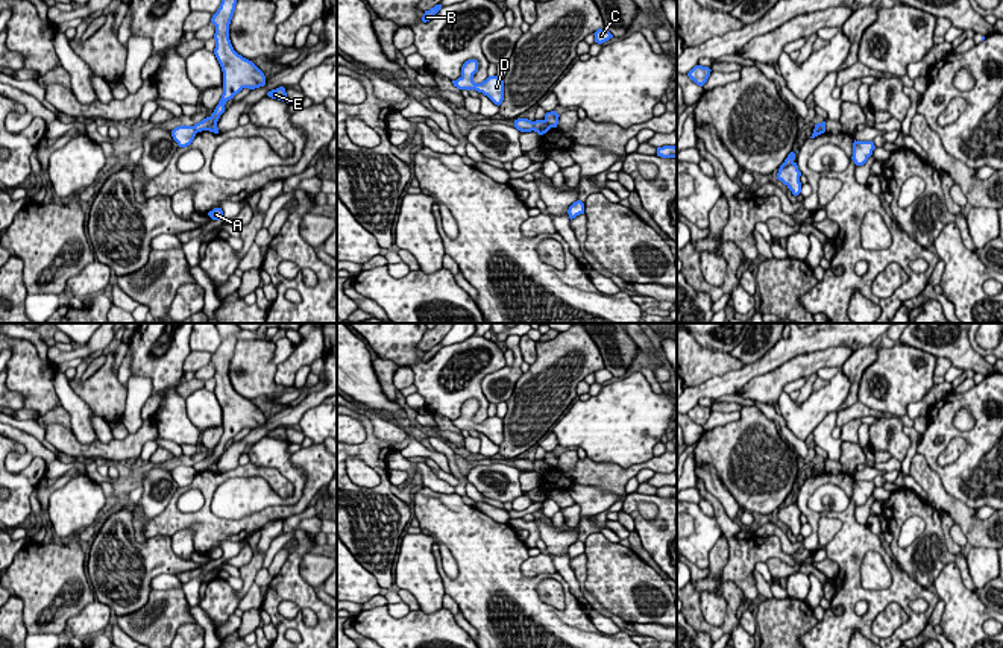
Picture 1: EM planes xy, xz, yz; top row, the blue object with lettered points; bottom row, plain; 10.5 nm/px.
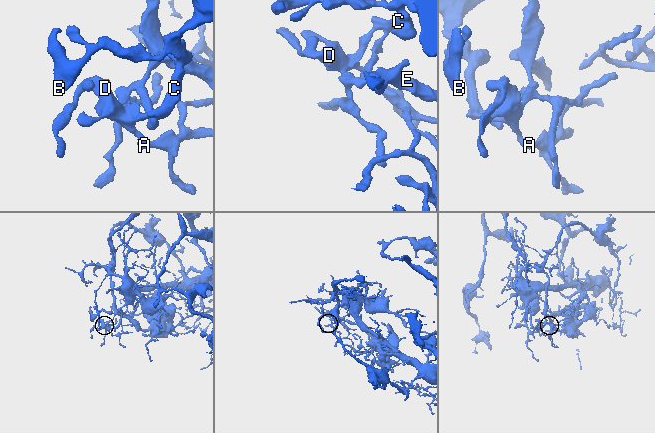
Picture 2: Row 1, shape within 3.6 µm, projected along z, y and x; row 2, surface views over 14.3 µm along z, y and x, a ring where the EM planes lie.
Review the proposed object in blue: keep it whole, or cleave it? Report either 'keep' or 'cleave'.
cleave

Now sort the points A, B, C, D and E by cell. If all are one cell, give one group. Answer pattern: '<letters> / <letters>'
A B C D / E

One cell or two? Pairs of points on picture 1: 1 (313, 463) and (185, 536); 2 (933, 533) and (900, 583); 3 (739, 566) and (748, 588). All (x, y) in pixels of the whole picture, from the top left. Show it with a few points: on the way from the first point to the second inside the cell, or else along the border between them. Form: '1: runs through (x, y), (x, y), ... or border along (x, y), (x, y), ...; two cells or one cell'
1: border along (170, 537), (179, 530), (190, 528), (194, 550); two cells
2: border along (892, 559), (927, 589); two cells
3: runs through (739, 571), (747, 583); one cell

